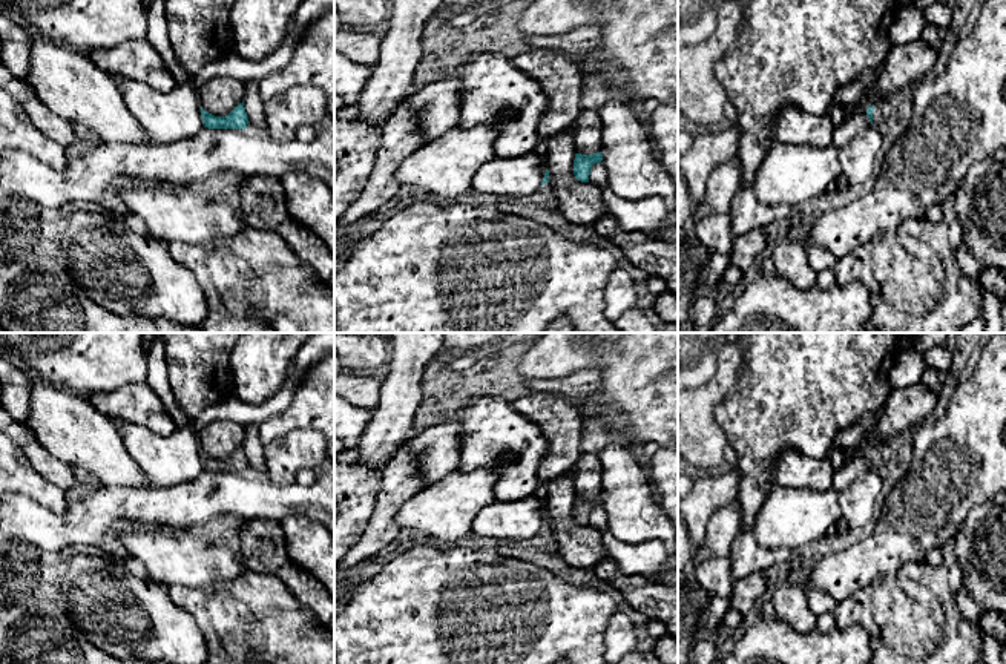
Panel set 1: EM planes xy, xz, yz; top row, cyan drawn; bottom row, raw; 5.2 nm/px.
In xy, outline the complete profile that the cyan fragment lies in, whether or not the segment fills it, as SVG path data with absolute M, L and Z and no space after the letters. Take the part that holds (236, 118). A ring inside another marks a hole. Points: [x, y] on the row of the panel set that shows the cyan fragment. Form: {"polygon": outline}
{"polygon": "M244 101L239 103L225 117L215 117L201 107L201 118L202 118L204 127L209 127L209 129L242 129L245 130L247 124L250 123L245 107L244 107Z"}

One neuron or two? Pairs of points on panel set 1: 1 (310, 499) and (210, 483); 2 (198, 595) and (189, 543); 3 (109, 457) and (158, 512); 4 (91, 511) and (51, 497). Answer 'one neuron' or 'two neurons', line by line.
1: one neuron
2: two neurons
3: two neurons
4: two neurons

